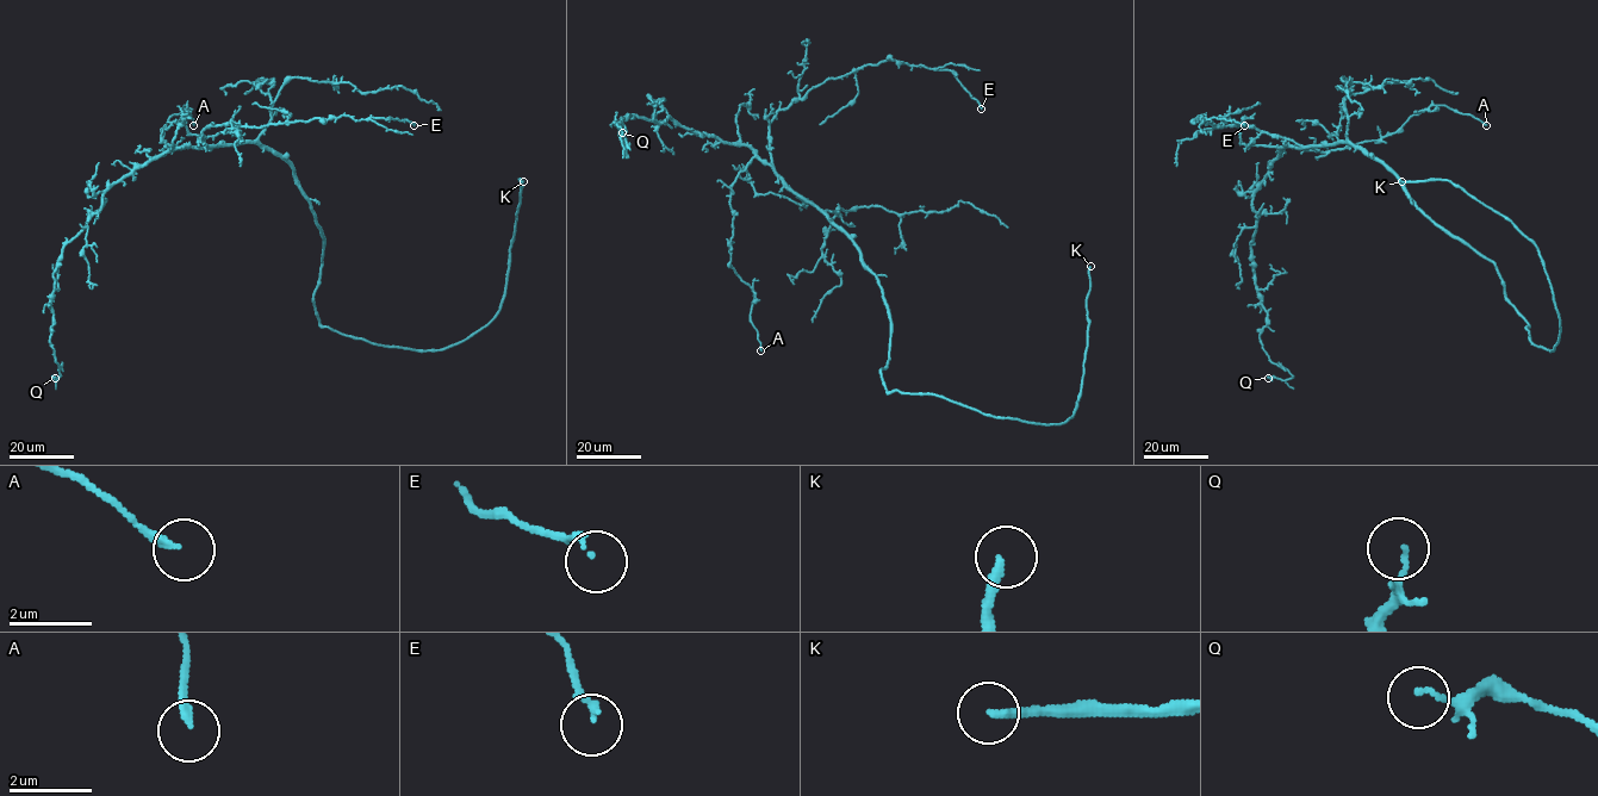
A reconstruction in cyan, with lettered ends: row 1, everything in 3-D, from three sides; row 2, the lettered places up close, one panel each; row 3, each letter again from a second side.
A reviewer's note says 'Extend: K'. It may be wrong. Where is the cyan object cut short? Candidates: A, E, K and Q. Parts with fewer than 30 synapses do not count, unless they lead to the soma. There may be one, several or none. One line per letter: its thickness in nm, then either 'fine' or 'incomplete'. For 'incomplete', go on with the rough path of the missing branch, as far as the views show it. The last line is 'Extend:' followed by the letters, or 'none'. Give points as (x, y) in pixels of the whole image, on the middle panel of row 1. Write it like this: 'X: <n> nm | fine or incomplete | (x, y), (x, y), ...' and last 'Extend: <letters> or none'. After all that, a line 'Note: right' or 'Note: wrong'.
A: 190 nm | fine
E: 150 nm | fine
K: 240 nm | incomplete | (1090, 266), (1076, 204), (1061, 188), (957, 236), (878, 241), (857, 265), (838, 260), (831, 236)
Q: 100 nm | fine
Extend: K
Note: right

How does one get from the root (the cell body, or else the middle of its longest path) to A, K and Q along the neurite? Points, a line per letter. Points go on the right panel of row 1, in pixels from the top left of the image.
A: (1430, 221), (1390, 170), (1349, 143), (1293, 147), (1329, 151), (1378, 141), (1431, 105), (1446, 105), (1486, 125)
K: (1430, 221), (1494, 265), (1529, 340), (1553, 350), (1559, 315), (1539, 249), (1448, 180), (1401, 181)
Q: (1430, 221), (1349, 143), (1284, 145), (1253, 197), (1251, 261), (1267, 313), (1260, 341), (1293, 377), (1268, 378)

